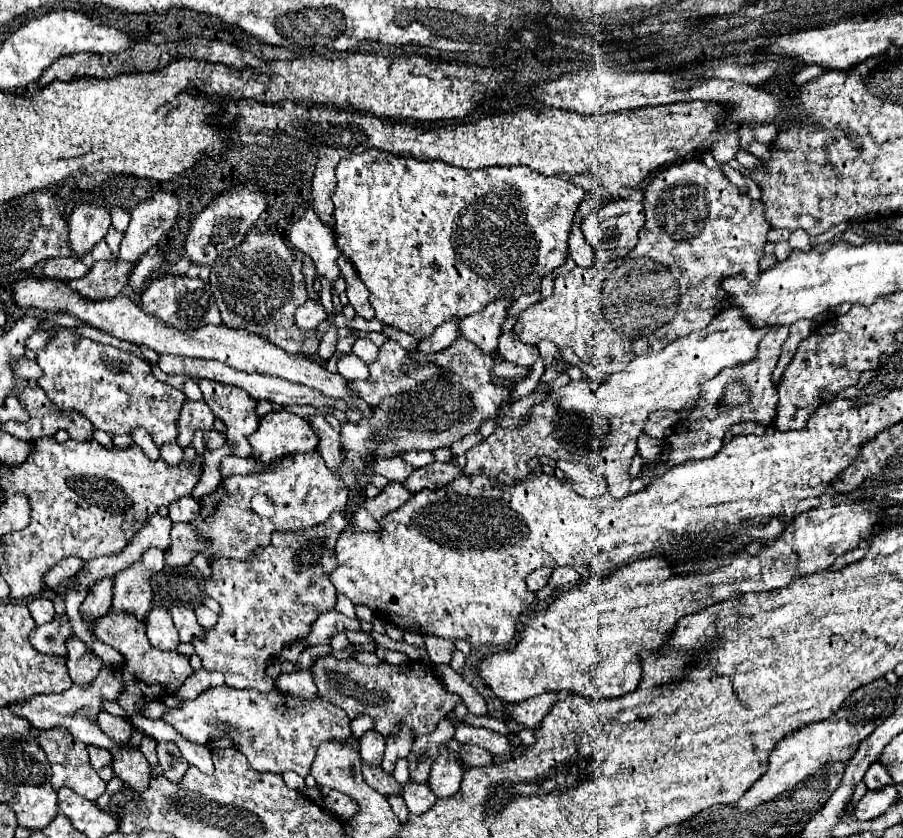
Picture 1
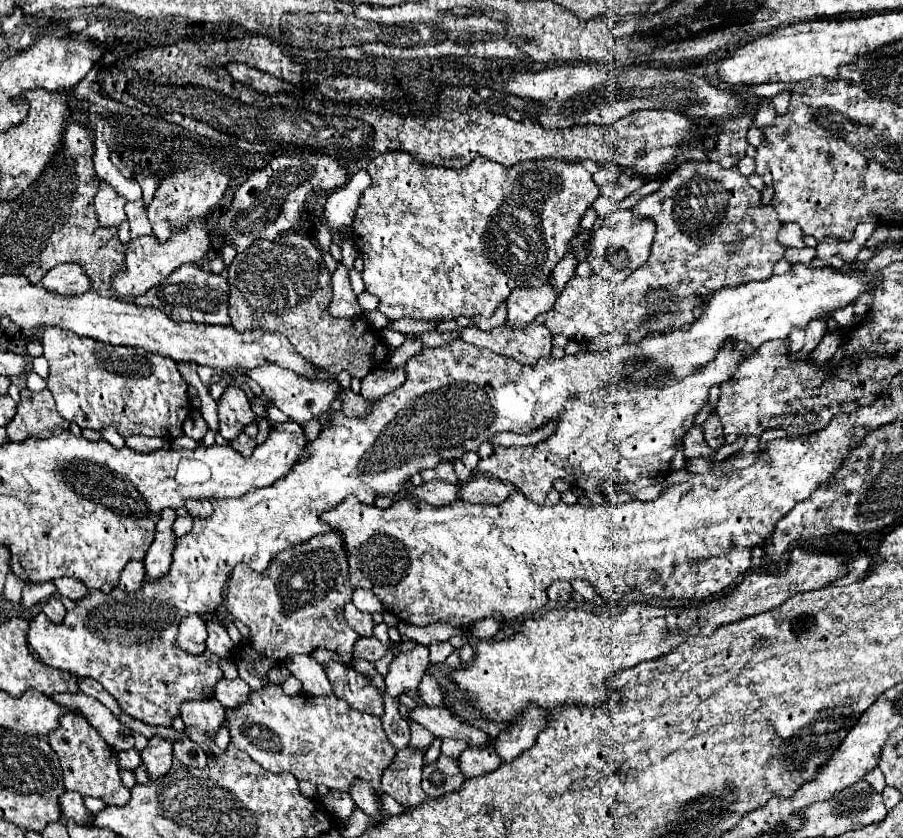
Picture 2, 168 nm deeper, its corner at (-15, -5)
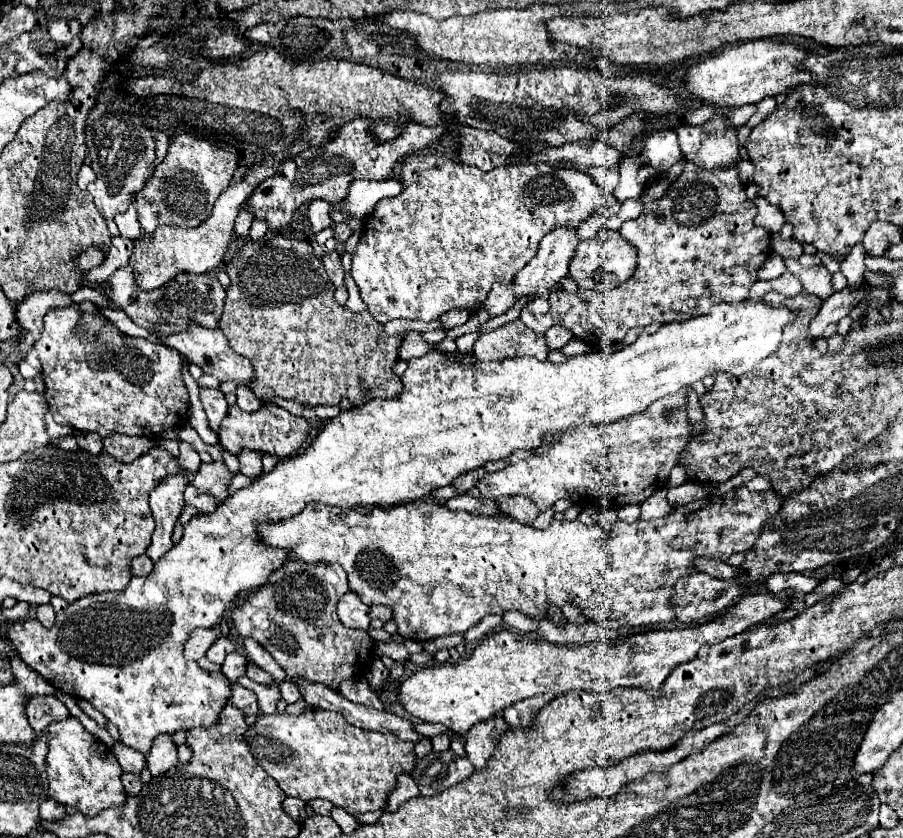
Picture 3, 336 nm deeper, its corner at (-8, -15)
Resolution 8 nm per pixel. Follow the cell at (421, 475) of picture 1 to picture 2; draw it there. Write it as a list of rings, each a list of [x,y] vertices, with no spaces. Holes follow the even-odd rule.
[[[477,470],[471,482],[461,482],[459,486],[463,486],[465,502],[479,502],[479,504],[501,504],[515,492],[515,486],[511,482],[503,482],[497,478],[491,480],[489,476],[479,474]]]

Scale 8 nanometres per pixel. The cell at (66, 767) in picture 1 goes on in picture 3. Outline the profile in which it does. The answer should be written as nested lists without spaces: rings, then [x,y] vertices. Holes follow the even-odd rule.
[[[68,718],[64,722],[50,724],[48,732],[48,754],[46,754],[46,772],[50,784],[50,796],[64,806],[74,806],[86,816],[96,816],[104,808],[124,806],[126,792],[120,782],[122,768],[112,756],[110,748],[90,734],[78,718]]]

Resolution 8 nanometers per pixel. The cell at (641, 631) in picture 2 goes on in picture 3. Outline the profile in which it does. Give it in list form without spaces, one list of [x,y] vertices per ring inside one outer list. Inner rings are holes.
[[[790,592],[774,594],[742,594],[734,606],[724,614],[704,624],[674,628],[674,630],[650,630],[620,638],[616,644],[552,644],[542,638],[516,638],[516,632],[502,628],[492,632],[474,652],[462,658],[458,664],[442,664],[414,672],[400,686],[400,702],[404,708],[424,720],[440,722],[456,734],[466,734],[474,724],[492,720],[504,708],[530,696],[556,692],[556,696],[572,690],[604,692],[618,686],[660,688],[666,676],[682,662],[692,660],[704,644],[718,644],[724,638],[736,636],[758,622],[782,612],[792,600]]]

